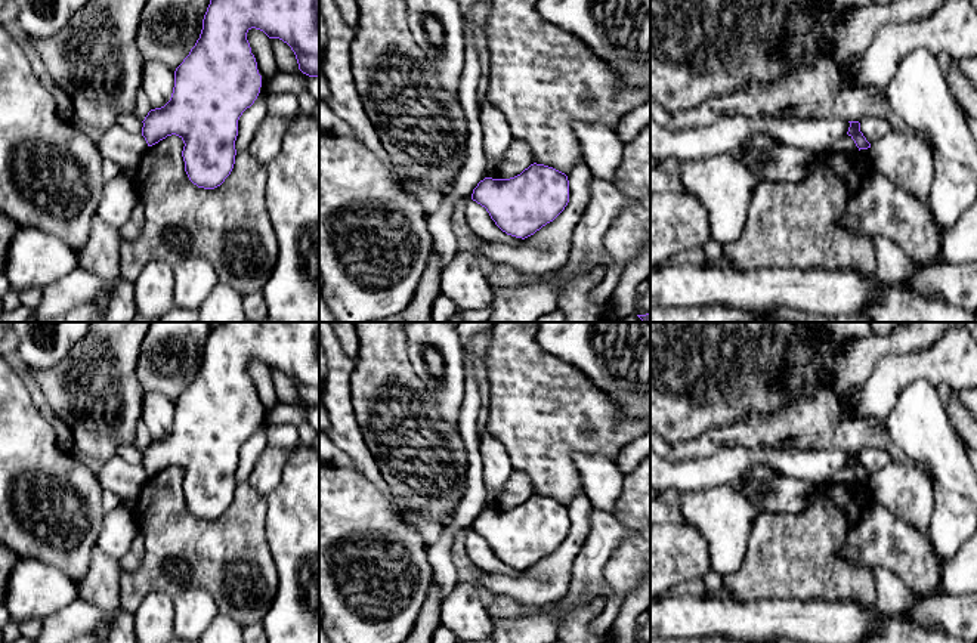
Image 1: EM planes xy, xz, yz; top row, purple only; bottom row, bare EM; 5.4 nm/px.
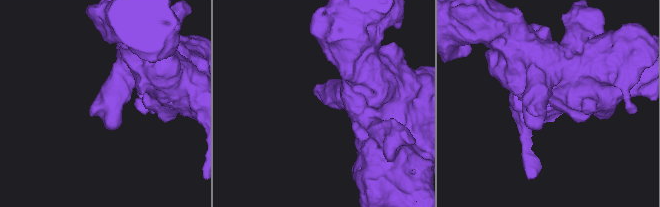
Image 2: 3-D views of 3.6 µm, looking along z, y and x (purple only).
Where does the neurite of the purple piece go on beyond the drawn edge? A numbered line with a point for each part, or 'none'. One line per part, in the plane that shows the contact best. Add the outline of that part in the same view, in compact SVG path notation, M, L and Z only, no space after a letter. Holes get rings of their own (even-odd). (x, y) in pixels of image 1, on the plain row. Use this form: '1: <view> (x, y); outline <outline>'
none

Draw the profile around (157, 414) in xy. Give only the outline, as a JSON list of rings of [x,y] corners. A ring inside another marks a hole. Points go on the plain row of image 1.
[[[143,393],[140,411],[140,423],[143,423],[151,435],[151,439],[164,438],[173,424],[174,402],[164,393]]]

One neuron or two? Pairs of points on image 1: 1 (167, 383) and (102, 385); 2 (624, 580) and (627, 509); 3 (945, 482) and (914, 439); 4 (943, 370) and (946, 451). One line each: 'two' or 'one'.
1: two
2: one
3: one
4: two

